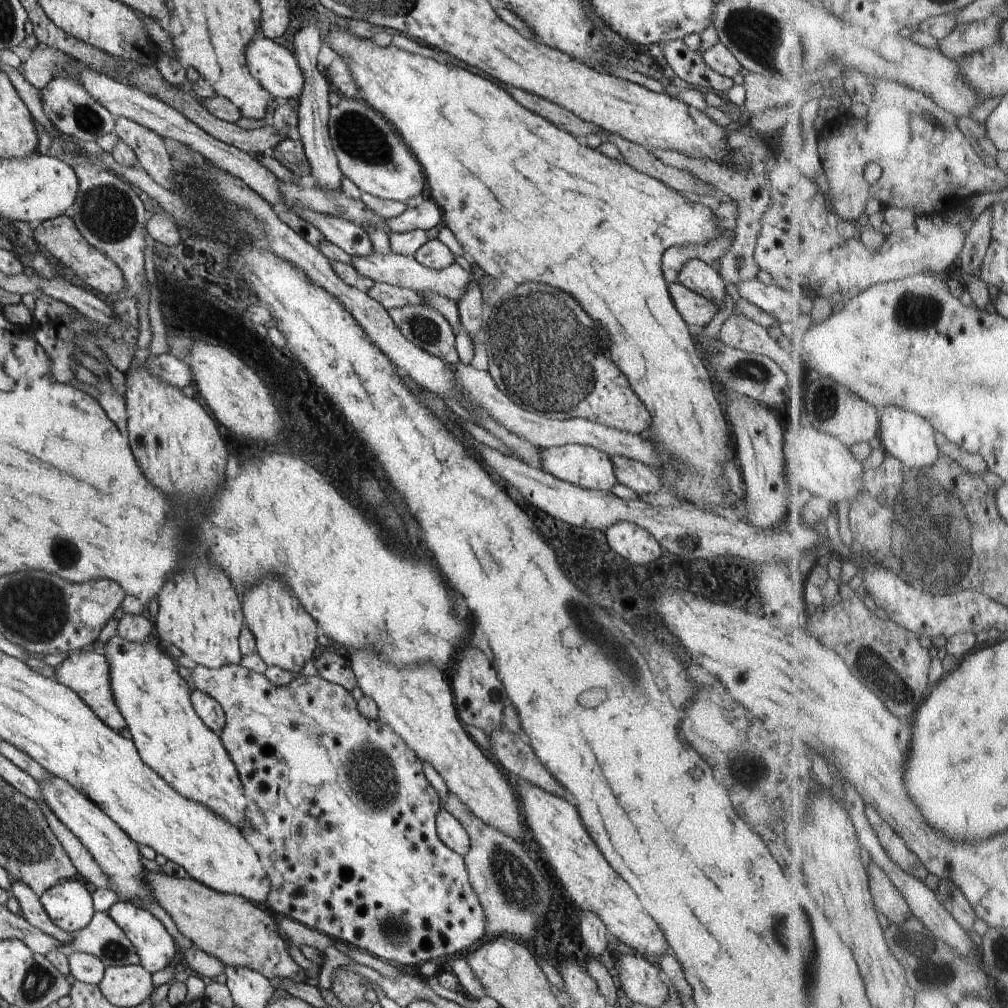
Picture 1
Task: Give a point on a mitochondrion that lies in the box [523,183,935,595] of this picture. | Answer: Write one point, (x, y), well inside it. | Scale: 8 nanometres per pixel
(756, 371)

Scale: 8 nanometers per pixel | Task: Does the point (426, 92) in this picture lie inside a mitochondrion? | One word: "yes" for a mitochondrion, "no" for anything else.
no

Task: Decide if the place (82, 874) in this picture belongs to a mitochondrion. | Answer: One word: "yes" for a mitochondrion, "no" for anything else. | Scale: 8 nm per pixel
no

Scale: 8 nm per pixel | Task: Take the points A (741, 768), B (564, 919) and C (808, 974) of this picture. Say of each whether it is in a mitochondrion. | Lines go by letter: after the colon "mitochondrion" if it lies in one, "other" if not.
A: mitochondrion
B: mitochondrion
C: mitochondrion

